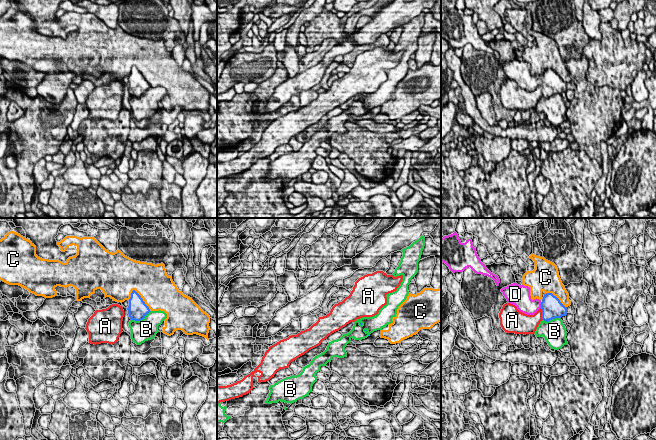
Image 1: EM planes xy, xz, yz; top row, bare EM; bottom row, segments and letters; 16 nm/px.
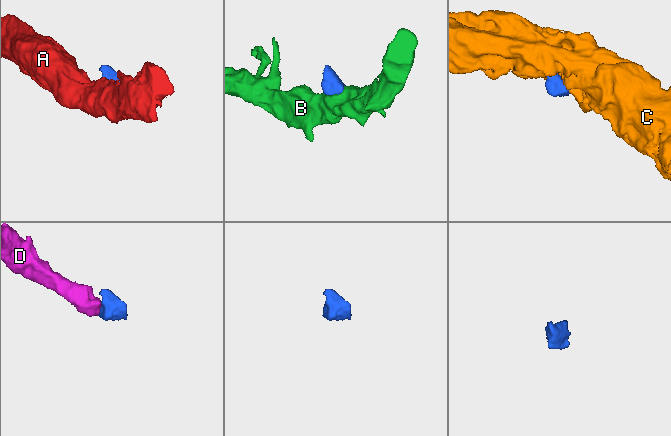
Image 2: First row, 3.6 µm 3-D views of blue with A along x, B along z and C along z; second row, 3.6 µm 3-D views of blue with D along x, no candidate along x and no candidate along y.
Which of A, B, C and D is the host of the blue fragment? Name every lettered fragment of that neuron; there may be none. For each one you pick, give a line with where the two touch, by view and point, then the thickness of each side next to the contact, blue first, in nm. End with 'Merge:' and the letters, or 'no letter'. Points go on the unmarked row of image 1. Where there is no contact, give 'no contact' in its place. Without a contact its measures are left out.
D: meets blue in yz at (541, 81); 340 nm thick on the blue side, 280 nm on the other
Merge: D

